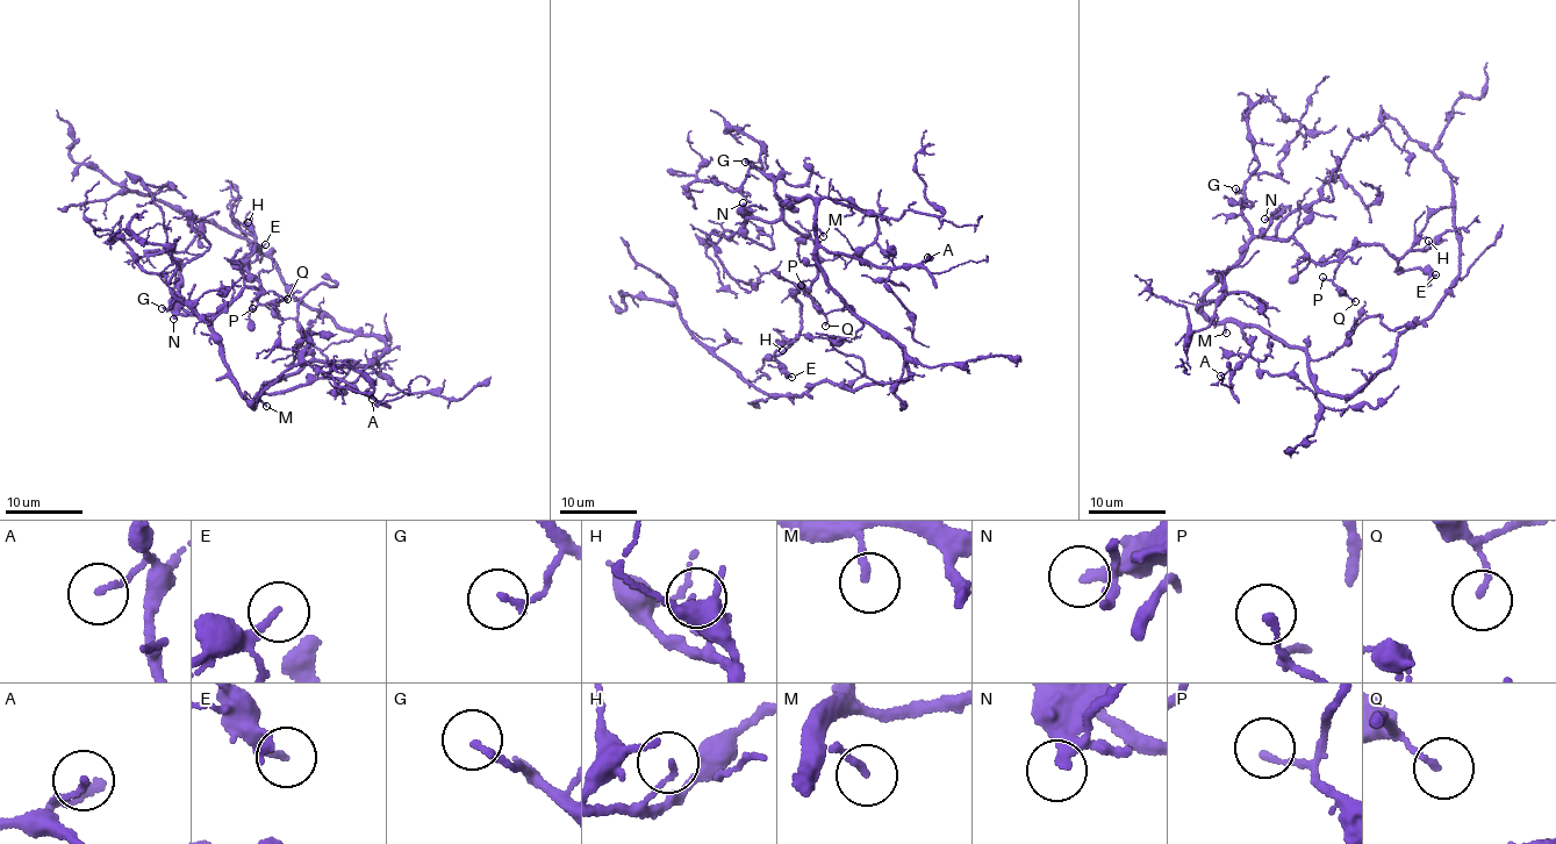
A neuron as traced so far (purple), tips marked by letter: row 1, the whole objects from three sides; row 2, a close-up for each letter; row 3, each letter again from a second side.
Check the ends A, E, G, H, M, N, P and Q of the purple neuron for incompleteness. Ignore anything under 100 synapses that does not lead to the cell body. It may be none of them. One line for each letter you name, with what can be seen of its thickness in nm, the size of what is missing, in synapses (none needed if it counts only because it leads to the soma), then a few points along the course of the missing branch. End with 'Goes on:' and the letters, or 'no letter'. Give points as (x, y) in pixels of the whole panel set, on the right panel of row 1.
Goes on: no letter

